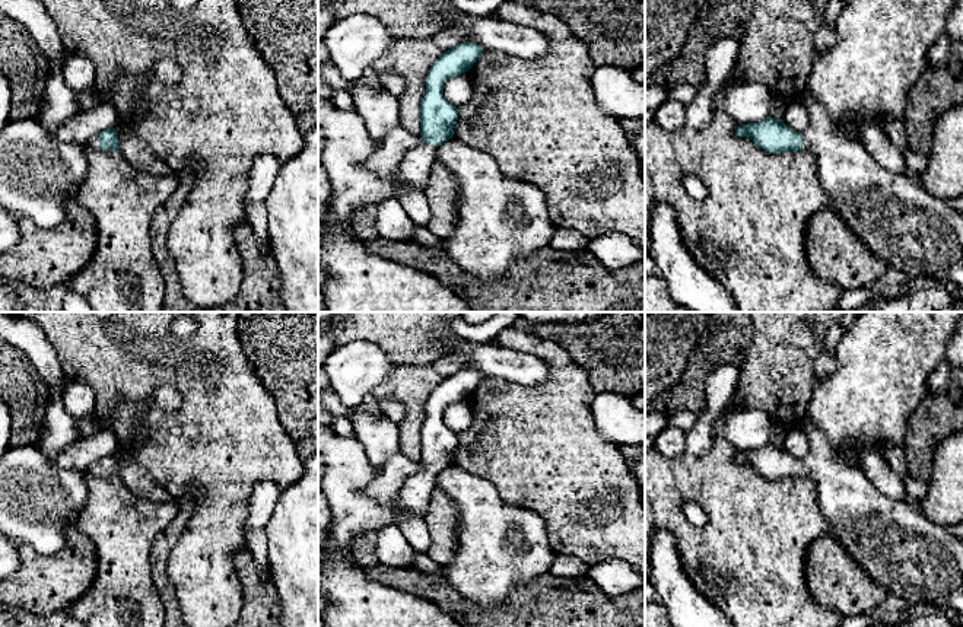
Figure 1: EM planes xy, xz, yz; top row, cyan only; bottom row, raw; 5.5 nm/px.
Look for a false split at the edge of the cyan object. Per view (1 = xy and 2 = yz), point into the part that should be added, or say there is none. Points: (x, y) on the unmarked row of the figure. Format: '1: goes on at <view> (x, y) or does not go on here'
1: goes on at xy (40, 500)
2: goes on at yz (903, 551)

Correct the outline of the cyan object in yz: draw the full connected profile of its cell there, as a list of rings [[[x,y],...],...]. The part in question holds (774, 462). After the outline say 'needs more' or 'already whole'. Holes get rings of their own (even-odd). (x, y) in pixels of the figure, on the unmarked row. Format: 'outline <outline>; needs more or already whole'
outline [[[808,418],[800,430],[808,442],[808,453],[802,459],[794,458],[782,446],[767,443],[741,451],[735,461],[751,465],[769,480],[811,478],[820,510],[832,523],[830,537],[878,586],[910,605],[937,605],[963,615],[963,540],[928,519],[919,506],[894,500],[877,490],[862,470],[843,461],[840,449]]]; needs more

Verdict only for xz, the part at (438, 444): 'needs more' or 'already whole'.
needs more

